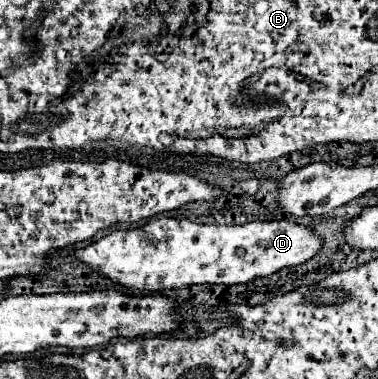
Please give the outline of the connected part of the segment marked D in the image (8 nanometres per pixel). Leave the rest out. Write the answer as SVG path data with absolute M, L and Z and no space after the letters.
M161 216L141 228L113 230L97 242L75 250L75 258L109 278L137 292L161 292L191 284L245 284L253 278L269 276L281 268L303 264L321 248L321 240L307 226L287 220L249 222L243 226L195 224Z

